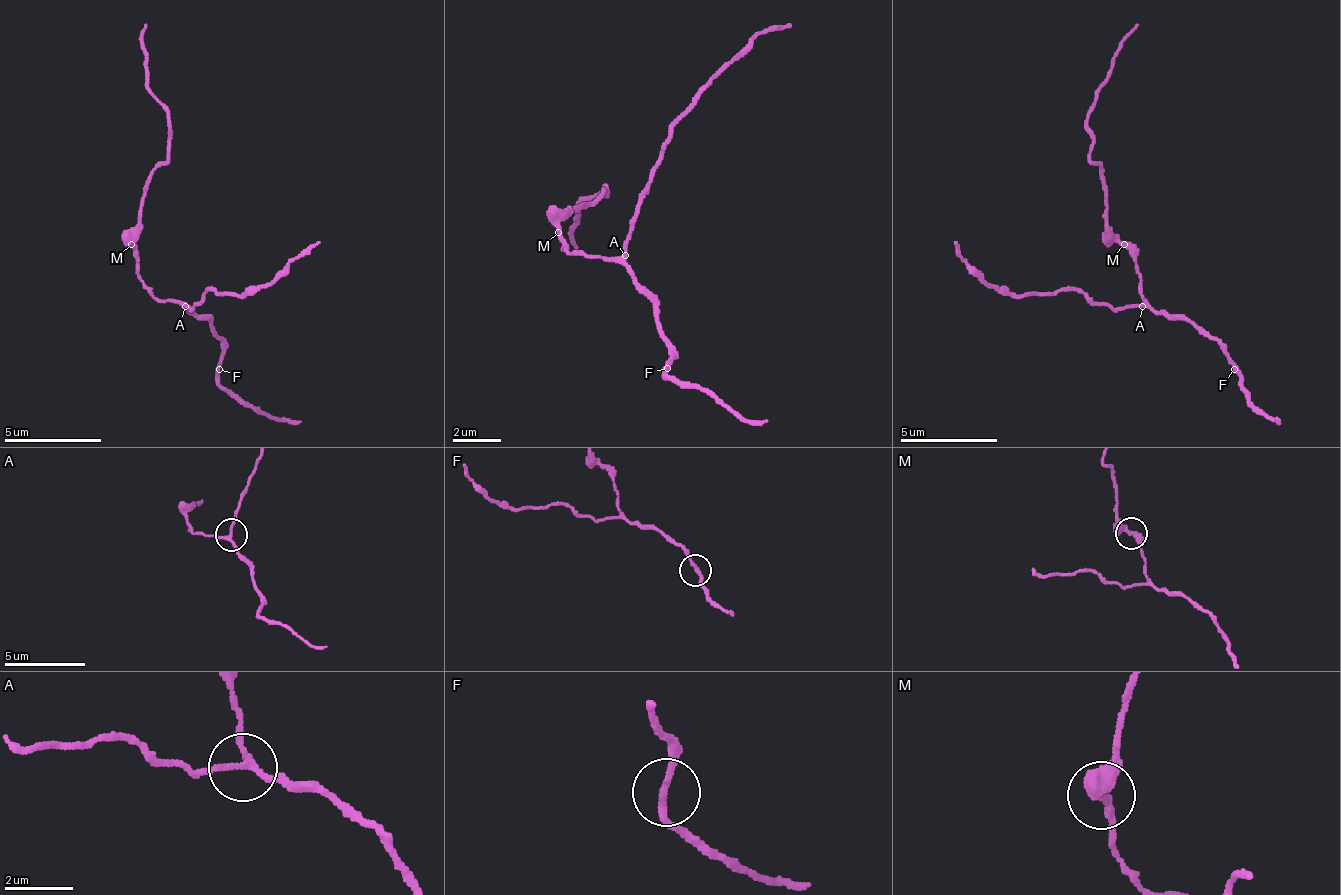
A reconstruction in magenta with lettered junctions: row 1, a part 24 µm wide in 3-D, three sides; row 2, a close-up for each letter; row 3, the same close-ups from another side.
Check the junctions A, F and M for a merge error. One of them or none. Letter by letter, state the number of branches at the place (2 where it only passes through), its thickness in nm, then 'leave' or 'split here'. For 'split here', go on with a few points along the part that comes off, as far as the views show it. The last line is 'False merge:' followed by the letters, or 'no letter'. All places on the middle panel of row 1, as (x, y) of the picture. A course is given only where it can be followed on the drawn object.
A: 3 | 160 nm | leave
F: 2 | 200 nm | leave
M: 3 | 260 nm | leave
False merge: no letter

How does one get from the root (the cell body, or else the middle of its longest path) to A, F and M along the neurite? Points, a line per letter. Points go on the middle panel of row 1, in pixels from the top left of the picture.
A: (571, 255), (625, 255)
F: (571, 255), (613, 255), (625, 267), (631, 285), (655, 309), (655, 326), (667, 344), (667, 368)
M: (571, 255), (566, 249), (560, 231)

